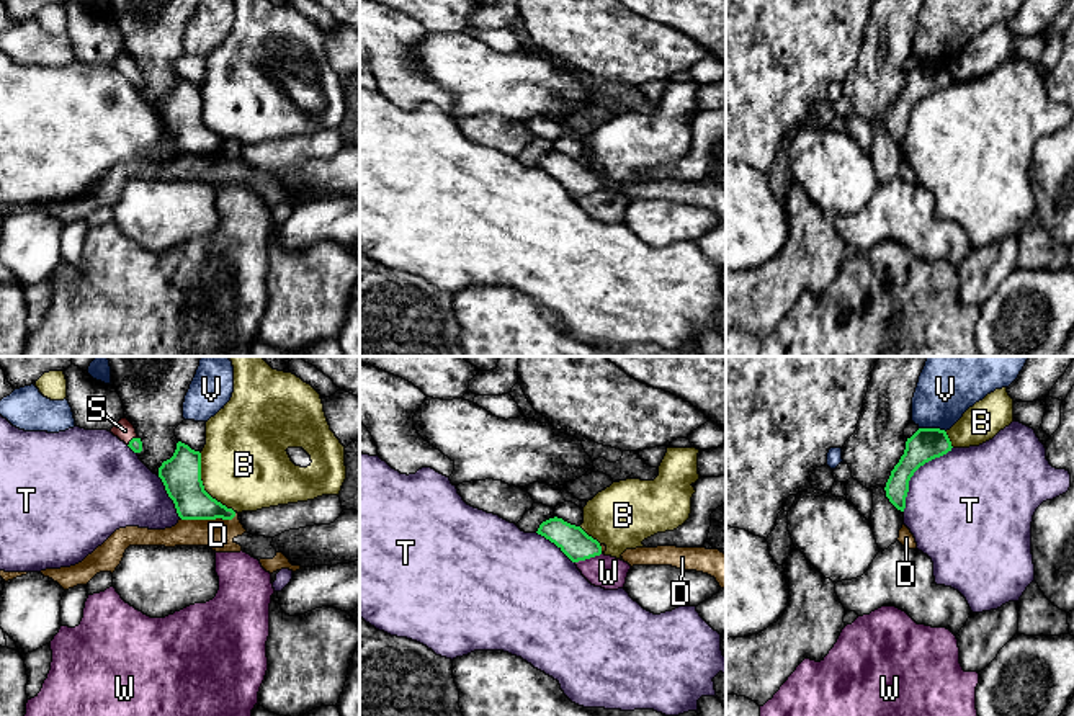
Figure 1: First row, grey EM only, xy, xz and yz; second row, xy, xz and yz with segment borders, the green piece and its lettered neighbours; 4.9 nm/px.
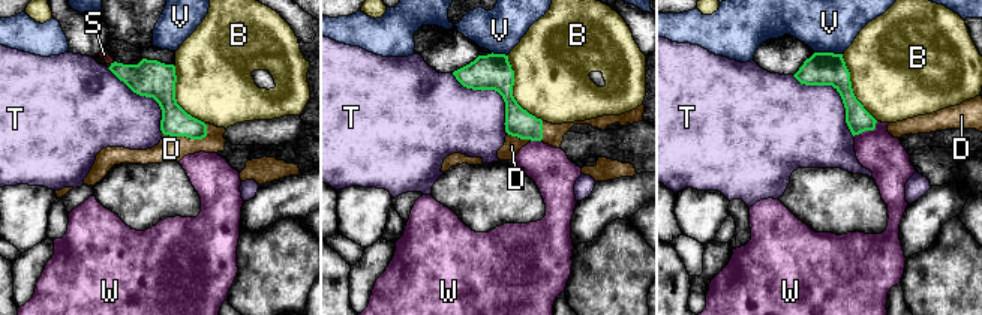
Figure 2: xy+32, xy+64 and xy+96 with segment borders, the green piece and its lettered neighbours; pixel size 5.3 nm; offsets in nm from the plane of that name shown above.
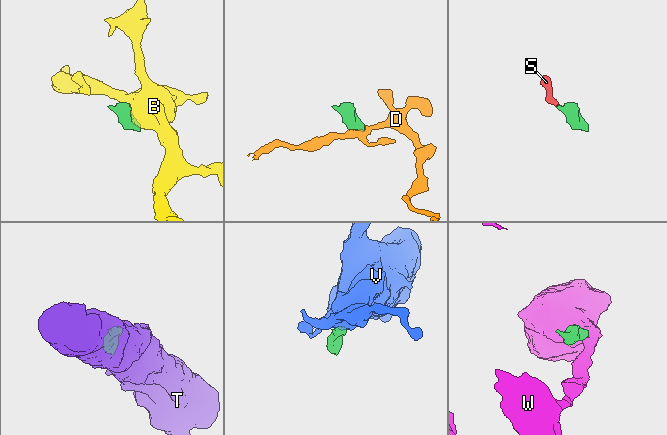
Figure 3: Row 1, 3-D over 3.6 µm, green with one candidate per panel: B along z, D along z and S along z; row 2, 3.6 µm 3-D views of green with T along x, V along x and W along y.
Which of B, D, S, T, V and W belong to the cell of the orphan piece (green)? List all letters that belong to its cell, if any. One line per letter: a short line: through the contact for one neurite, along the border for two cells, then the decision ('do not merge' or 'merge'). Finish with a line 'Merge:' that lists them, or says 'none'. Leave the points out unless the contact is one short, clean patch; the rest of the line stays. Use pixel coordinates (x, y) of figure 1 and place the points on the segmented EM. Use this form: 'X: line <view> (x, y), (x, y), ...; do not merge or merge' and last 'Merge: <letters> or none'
B: do not merge
D: line xy (182, 476), (192, 502), (208, 519), (218, 535); merge
S: line xy (136, 445), (131, 440), (125, 430); merge
T: do not merge
V: line yz (919, 427), (939, 427), (945, 432); do not merge
W: line xz (600, 553), (576, 563); do not merge
Merge: D, S

